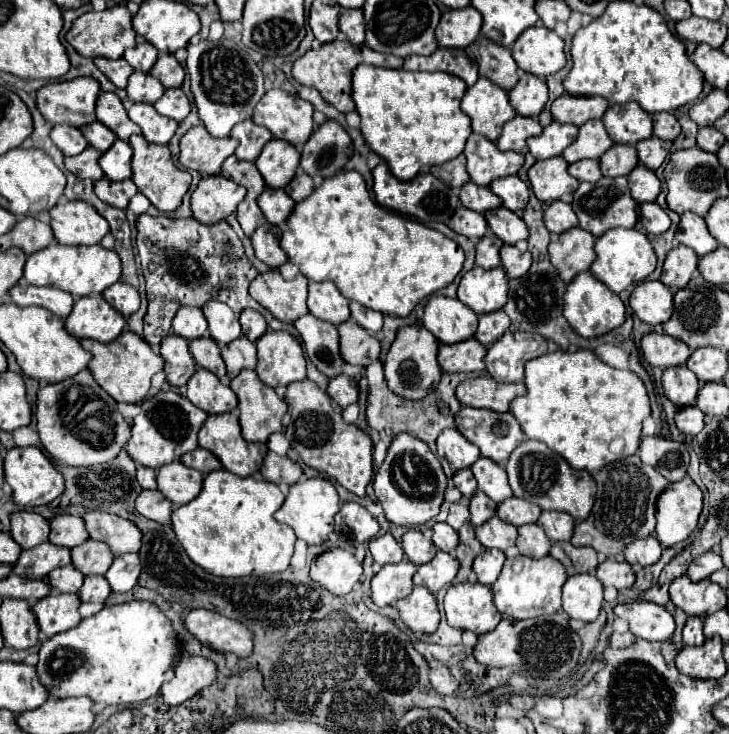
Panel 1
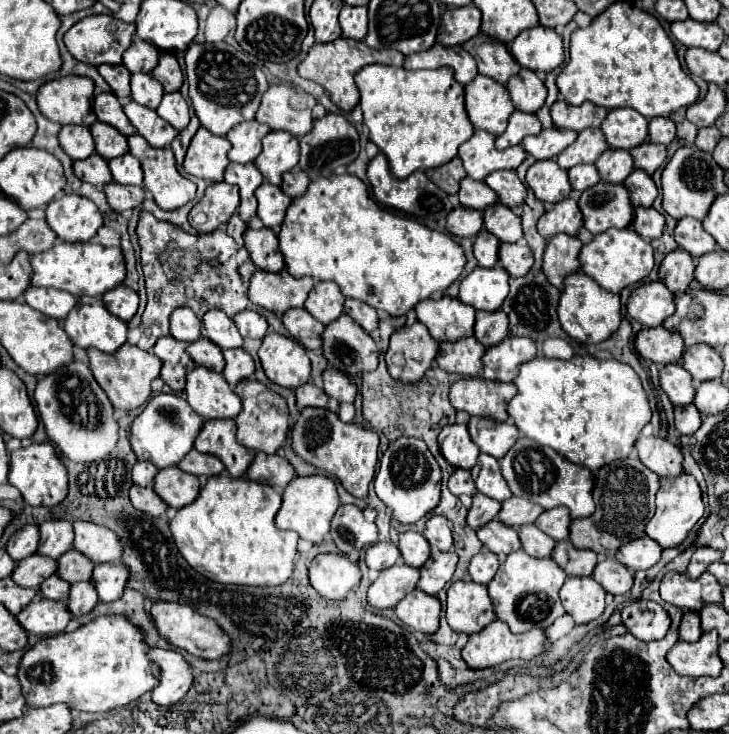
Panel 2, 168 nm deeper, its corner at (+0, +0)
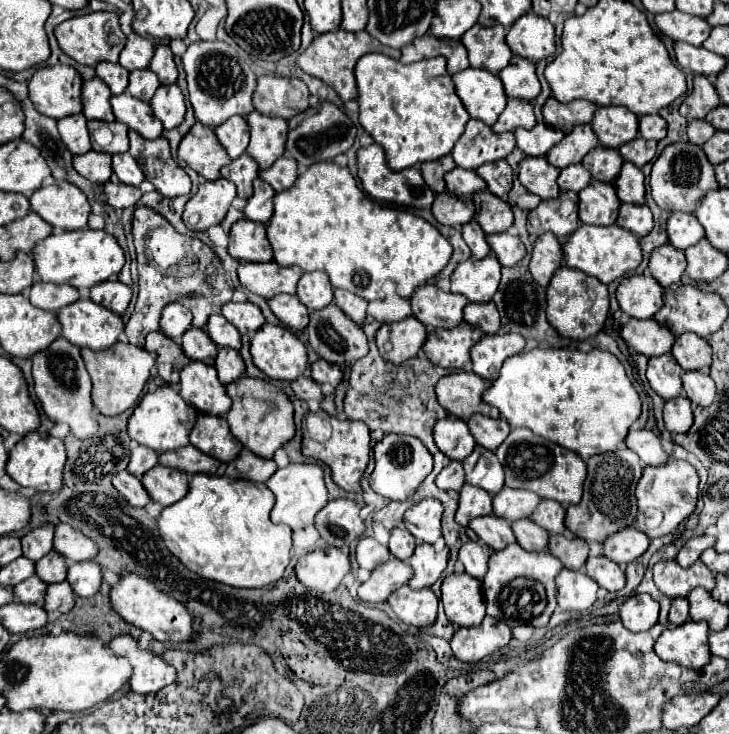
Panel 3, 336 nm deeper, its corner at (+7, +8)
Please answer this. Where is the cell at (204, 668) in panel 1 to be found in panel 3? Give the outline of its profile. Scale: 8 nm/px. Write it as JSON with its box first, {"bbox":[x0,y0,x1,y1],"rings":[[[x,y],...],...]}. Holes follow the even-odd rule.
{"bbox":[109,636,175,694],"rings":[[[117,636],[109,642],[109,650],[113,654],[123,654],[133,668],[129,678],[129,686],[137,694],[159,692],[163,686],[175,682],[175,668],[167,666],[161,656],[153,656],[151,652],[141,652],[137,648],[135,638],[131,636]]]}

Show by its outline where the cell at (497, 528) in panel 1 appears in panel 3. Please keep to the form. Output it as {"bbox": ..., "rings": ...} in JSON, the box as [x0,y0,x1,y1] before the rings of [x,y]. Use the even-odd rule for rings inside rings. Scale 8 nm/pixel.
{"bbox":[469,514,515,550],"rings":[[[493,514],[475,518],[469,528],[479,536],[483,544],[487,544],[491,550],[503,550],[505,546],[515,542],[513,530],[505,518],[497,518]]]}

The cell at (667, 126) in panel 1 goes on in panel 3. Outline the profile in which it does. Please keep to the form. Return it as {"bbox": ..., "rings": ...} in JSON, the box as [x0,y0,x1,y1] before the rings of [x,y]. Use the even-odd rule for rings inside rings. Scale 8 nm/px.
{"bbox":[639,116,667,140],"rings":[[[639,116],[639,136],[645,140],[661,140],[667,134],[667,122],[659,116]]]}

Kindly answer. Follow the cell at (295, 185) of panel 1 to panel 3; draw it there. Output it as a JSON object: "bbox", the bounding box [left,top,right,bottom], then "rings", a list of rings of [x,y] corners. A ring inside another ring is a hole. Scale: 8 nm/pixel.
{"bbox":[259,156,297,192],"rings":[[[281,156],[275,160],[275,164],[267,170],[261,170],[259,176],[269,182],[273,186],[275,192],[281,192],[281,190],[287,190],[293,186],[295,178],[297,178],[297,166],[295,166],[295,160],[293,158],[287,158],[287,156]]]}

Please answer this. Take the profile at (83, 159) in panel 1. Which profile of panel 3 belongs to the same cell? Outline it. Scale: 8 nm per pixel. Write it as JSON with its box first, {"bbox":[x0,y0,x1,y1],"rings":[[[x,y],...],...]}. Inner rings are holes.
{"bbox":[73,152,113,184],"rings":[[[87,152],[87,154],[81,154],[81,156],[75,156],[73,158],[73,166],[75,170],[95,182],[95,184],[105,184],[111,180],[113,176],[113,170],[111,170],[111,154],[103,154],[103,152]]]}

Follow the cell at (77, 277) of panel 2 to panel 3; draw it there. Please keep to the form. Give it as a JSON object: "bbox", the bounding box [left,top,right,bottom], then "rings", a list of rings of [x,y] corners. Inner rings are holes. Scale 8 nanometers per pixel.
{"bbox":[33,230,125,288],"rings":[[[75,230],[51,234],[33,248],[37,274],[43,282],[69,284],[75,288],[91,288],[105,280],[115,280],[125,264],[125,254],[117,240],[105,230]]]}

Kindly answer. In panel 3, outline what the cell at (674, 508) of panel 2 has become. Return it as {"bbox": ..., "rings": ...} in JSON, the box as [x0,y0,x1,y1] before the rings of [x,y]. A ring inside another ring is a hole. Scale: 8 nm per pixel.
{"bbox":[633,456,699,538],"rings":[[[671,456],[663,466],[645,466],[643,476],[635,488],[639,510],[633,526],[651,538],[659,538],[673,532],[695,510],[697,484],[699,476],[687,460],[677,460]]]}

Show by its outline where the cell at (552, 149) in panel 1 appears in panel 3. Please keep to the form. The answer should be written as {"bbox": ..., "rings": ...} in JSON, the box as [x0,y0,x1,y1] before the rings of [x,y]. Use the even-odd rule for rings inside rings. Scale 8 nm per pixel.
{"bbox":[515,124,563,156],"rings":[[[537,124],[531,130],[517,128],[515,138],[517,138],[517,148],[521,148],[527,156],[545,156],[555,144],[563,140],[563,132],[555,130],[547,124]]]}

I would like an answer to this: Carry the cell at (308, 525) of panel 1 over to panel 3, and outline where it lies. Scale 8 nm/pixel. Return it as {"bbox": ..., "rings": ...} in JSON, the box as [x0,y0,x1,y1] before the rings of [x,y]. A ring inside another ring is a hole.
{"bbox":[267,464,327,530],"rings":[[[289,464],[281,470],[277,470],[269,482],[267,488],[275,494],[275,506],[271,510],[271,520],[275,524],[287,524],[293,530],[305,528],[313,524],[315,514],[327,504],[327,488],[323,482],[323,468],[317,464]]]}

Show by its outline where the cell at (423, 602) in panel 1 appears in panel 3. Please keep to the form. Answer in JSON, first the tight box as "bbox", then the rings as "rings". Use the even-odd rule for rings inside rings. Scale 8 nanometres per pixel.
{"bbox":[387,586,437,628],"rings":[[[401,586],[387,598],[387,602],[399,620],[409,626],[425,628],[437,618],[437,596],[431,588],[413,590],[409,586]]]}

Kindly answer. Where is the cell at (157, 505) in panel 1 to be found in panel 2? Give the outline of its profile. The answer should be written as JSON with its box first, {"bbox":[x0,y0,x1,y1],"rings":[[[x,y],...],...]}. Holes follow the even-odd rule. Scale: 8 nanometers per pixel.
{"bbox":[130,486,166,518],"rings":[[[132,486],[130,488],[130,502],[134,508],[160,518],[166,512],[166,502],[152,490],[152,488],[140,488],[140,486]]]}

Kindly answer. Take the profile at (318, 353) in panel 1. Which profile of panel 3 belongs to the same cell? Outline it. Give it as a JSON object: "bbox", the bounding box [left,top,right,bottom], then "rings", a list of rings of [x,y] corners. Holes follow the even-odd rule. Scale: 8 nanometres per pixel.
{"bbox":[267,296,309,330],"rings":[[[275,296],[267,300],[271,312],[289,328],[303,330],[309,322],[309,310],[295,296]]]}

